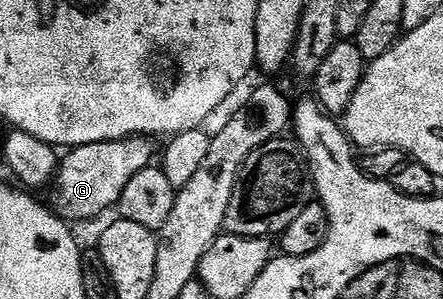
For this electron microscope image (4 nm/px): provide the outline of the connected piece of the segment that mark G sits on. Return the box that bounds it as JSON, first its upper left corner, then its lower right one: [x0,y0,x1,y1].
[53,136,157,222]

